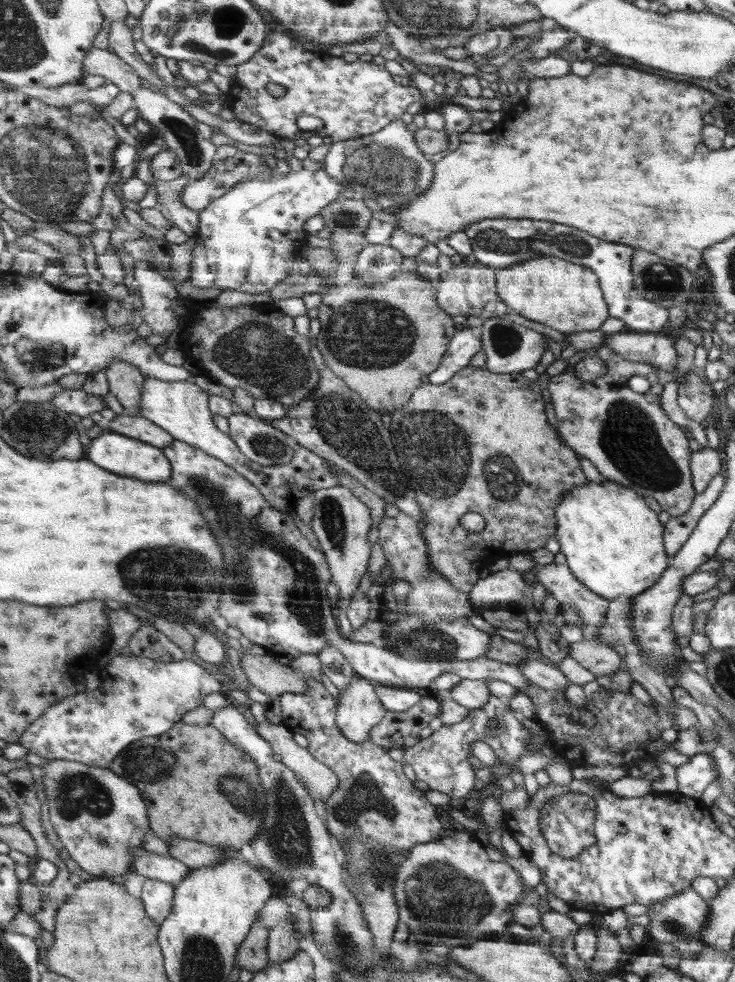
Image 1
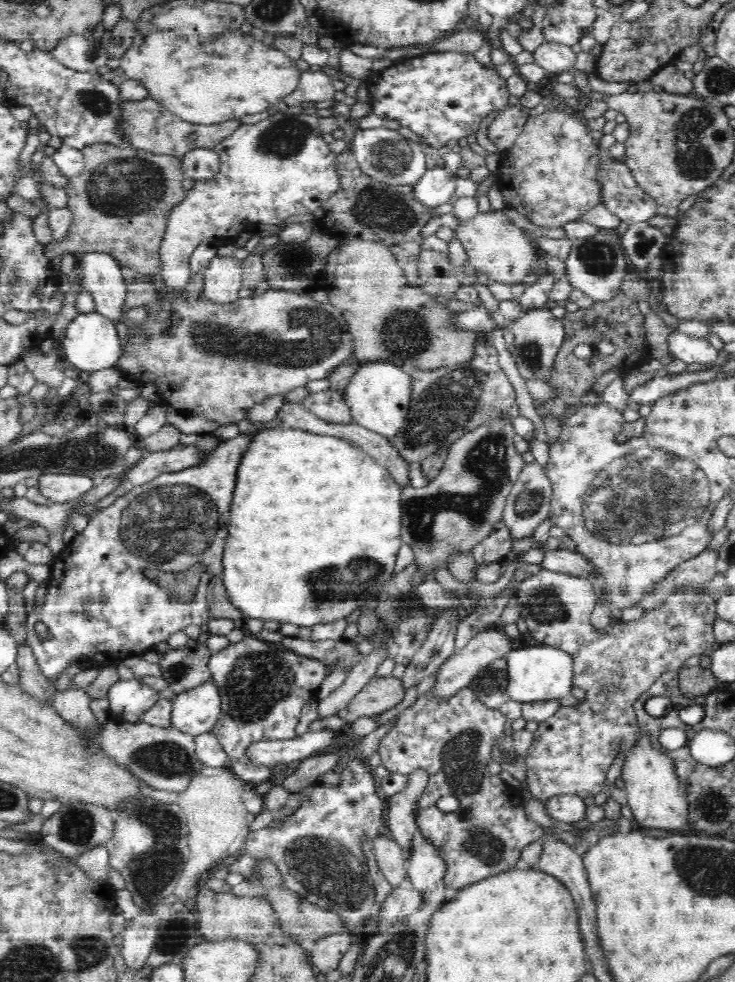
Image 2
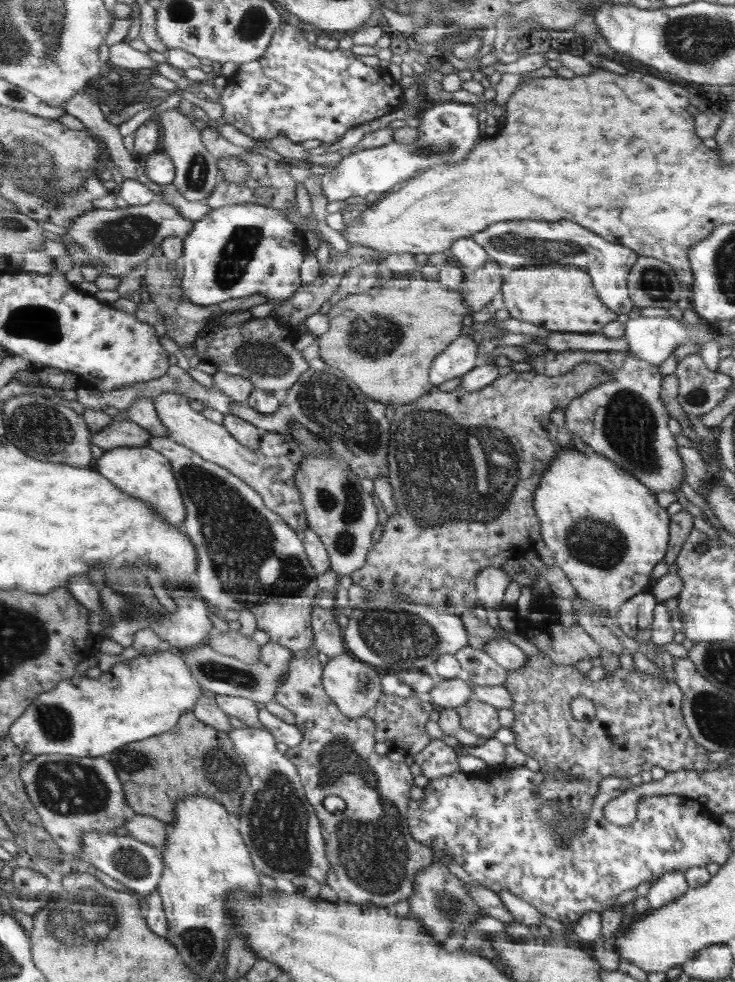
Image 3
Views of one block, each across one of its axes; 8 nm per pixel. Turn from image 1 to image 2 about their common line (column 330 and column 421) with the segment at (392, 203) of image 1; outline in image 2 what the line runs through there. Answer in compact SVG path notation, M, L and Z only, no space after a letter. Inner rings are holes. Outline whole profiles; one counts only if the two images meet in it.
M383 126L359 128L354 135L353 155L364 174L371 176L376 182L392 186L414 185L427 169L426 154L422 151L420 143L404 137L398 129L391 130Z

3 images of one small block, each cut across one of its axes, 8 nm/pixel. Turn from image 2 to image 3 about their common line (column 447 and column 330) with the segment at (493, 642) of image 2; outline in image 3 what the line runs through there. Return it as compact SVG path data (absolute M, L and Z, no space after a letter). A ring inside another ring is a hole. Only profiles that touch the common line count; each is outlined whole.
M344 653L342 656L328 659L323 668L322 682L327 694L334 700L335 706L342 711L342 714L348 719L359 720L377 706L383 694L381 678L382 673L376 667L356 659L349 653Z

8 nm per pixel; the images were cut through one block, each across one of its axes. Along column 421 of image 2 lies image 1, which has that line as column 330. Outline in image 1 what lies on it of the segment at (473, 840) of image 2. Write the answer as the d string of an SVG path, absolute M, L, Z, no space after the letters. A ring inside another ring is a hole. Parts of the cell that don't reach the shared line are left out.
M302 678L309 684L309 692L305 694L285 693L278 701L282 705L283 725L293 734L300 733L308 740L308 753L318 762L325 764L338 777L334 792L324 800L324 810L328 830L336 842L344 845L344 862L348 864L347 886L352 895L358 899L369 931L376 954L386 959L393 958L390 943L393 941L394 929L399 921L399 907L392 892L394 877L398 865L408 857L408 850L418 843L426 843L440 839L440 822L436 818L436 808L424 798L424 792L412 786L412 782L404 776L400 761L394 762L382 747L370 741L355 744L339 730L334 719L336 706L333 697L327 689L314 679Z

